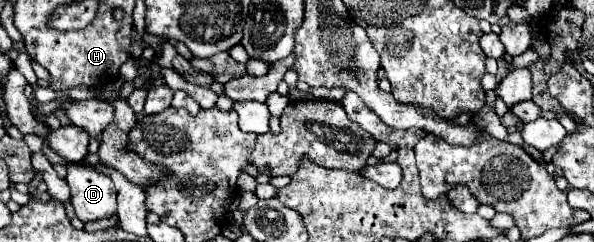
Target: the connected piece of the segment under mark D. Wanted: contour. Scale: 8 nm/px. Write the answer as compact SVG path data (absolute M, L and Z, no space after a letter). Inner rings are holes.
M68 163L66 171L72 205L80 221L86 223L116 213L116 189L108 175L86 163Z

